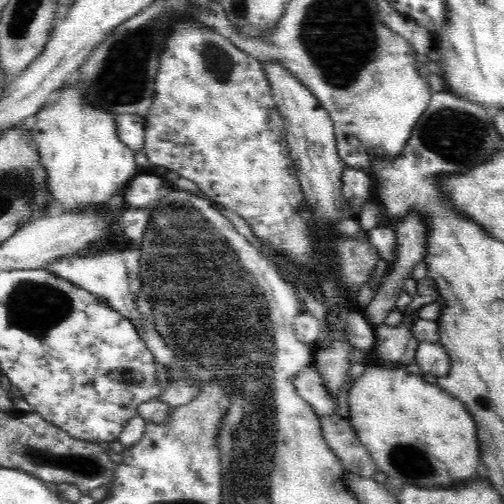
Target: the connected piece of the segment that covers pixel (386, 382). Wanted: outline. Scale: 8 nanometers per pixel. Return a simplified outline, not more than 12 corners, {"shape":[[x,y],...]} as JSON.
{"shape":[[373,365],[349,421],[405,485],[478,477],[465,405],[405,368]]}

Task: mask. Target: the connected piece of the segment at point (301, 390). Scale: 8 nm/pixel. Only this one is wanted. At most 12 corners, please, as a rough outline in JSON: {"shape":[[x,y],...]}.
{"shape":[[309,366],[292,380],[298,395],[319,416],[335,410],[320,373]]}

